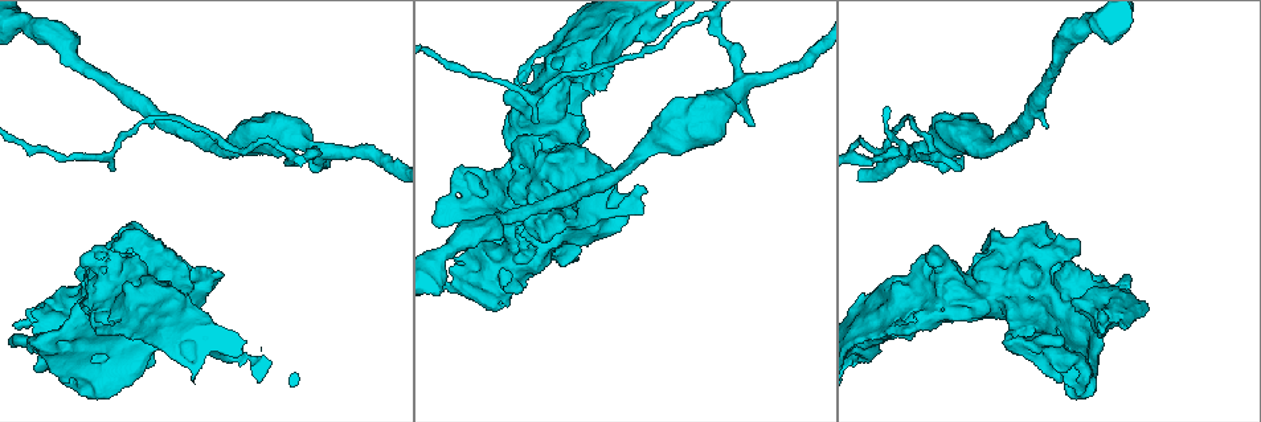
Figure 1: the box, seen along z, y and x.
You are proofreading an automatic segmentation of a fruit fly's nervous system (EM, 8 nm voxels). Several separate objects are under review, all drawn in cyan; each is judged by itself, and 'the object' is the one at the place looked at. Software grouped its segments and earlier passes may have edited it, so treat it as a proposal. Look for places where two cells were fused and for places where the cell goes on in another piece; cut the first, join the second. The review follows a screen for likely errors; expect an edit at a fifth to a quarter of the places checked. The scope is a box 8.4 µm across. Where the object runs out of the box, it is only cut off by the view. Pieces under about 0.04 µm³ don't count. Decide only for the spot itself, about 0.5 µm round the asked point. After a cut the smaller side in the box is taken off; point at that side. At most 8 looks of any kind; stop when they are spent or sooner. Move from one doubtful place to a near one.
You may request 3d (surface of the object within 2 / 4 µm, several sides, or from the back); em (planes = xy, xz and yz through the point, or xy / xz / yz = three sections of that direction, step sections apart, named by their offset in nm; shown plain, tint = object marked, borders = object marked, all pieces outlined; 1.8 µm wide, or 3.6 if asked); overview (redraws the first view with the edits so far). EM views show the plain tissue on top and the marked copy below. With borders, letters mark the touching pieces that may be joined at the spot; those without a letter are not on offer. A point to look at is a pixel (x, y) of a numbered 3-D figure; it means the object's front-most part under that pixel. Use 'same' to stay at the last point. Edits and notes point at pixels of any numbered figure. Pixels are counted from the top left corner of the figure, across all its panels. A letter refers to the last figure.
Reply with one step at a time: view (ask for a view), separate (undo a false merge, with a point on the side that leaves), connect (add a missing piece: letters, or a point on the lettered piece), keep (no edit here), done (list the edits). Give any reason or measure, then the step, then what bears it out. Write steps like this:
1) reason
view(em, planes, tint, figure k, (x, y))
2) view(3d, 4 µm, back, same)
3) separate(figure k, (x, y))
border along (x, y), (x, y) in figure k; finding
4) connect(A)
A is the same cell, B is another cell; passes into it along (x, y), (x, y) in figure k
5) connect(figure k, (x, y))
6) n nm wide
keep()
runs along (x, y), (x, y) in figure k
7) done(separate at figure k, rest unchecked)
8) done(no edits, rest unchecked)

closes a loop
view(em, 3.6 µm, yz, step 8, tint, figure 1, (529, 236))

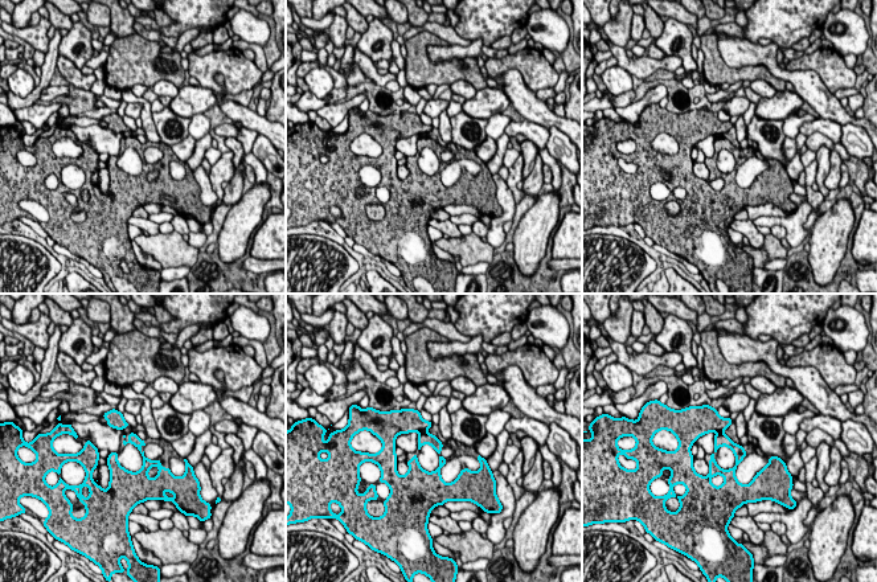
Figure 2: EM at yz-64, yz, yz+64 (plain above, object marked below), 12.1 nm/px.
view(em, 3.6 µm, planes, borders, same)

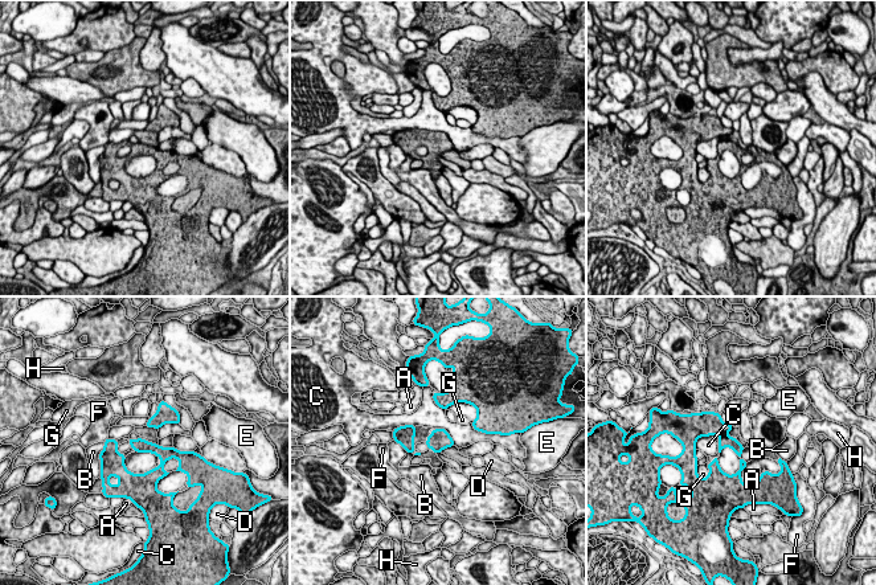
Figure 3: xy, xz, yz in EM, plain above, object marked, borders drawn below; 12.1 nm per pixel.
160 nm wide
keep()
A, B, C, D, E, F, G and H are other cells; runs along (711, 416), (739, 450), (741, 469), (733, 483) in figure 3; all the same cell

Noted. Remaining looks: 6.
view(3d, 4 µm, back, figure 1, (33, 333))

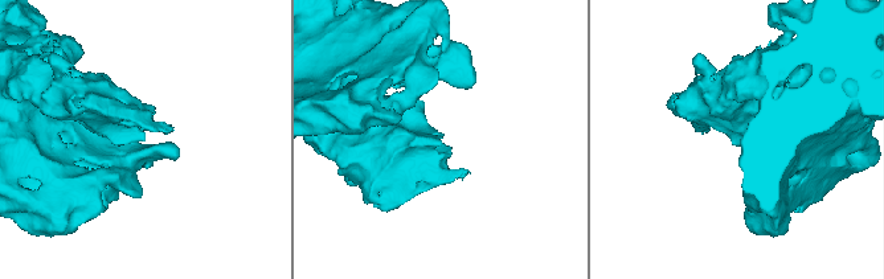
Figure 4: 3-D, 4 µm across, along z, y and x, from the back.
shape alone is not enough
view(em, planes, borders, figure 4, (735, 138))

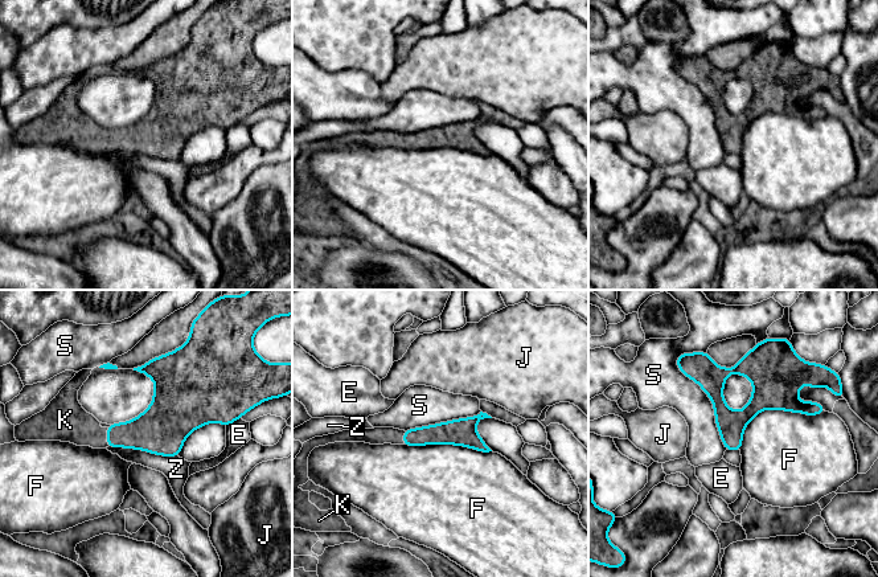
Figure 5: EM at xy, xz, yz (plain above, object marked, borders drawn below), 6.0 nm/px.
connect(K)
K is the same cell, E, F, J, S and Z are other cells; it goes on there

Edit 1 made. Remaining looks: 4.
abrupt turn
view(3d, 4 µm, back, figure 1, (108, 157))

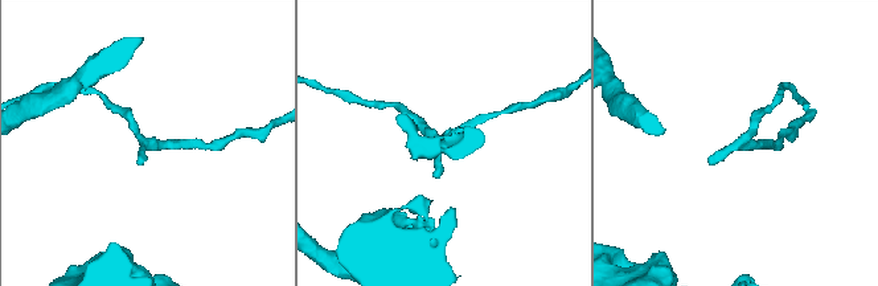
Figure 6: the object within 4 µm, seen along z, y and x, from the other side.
need the tissue
view(em, xz, step 8, tint, figure 6, (745, 141))

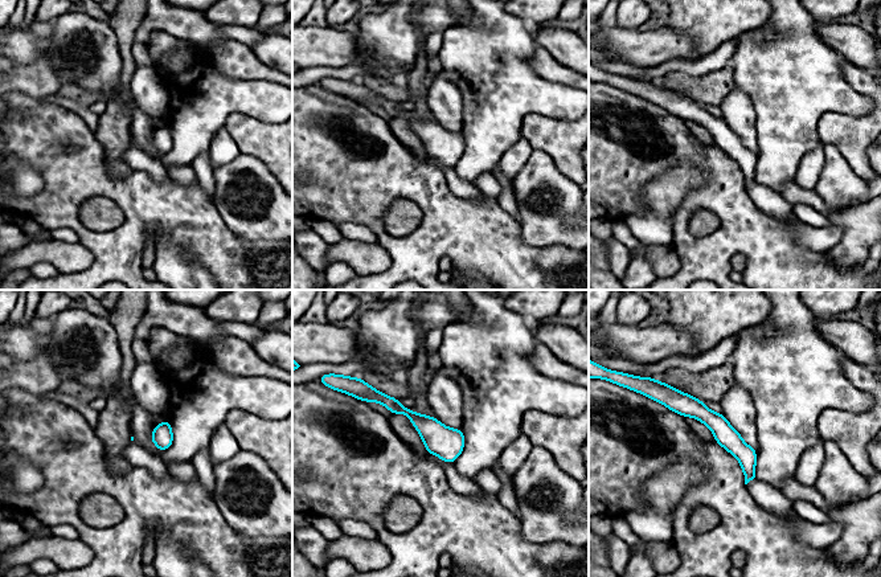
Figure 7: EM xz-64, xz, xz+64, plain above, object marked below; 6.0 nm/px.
cut it another way
view(em, planes, borders, same)

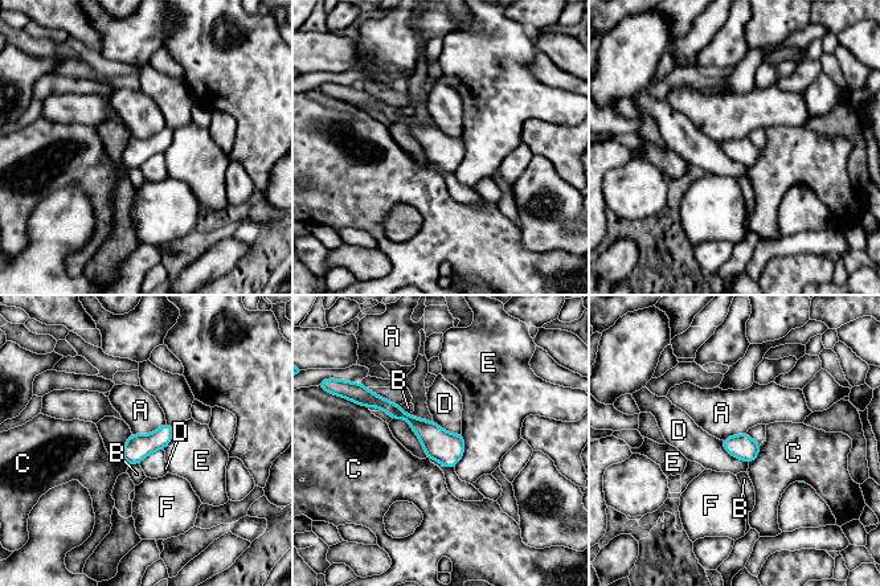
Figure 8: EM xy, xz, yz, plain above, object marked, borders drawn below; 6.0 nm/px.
150 nm wide
keep()
A, B, C, D, E and F are other cells; border along (166, 422), (147, 434), (131, 433) in figure 8; continuous, no second cell

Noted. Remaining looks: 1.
done(connect at figure 5, rest unchecked)

